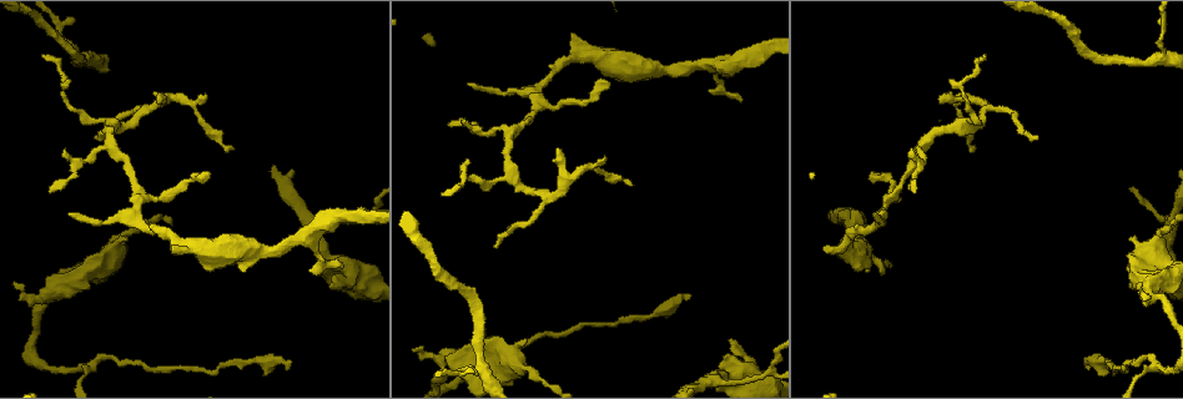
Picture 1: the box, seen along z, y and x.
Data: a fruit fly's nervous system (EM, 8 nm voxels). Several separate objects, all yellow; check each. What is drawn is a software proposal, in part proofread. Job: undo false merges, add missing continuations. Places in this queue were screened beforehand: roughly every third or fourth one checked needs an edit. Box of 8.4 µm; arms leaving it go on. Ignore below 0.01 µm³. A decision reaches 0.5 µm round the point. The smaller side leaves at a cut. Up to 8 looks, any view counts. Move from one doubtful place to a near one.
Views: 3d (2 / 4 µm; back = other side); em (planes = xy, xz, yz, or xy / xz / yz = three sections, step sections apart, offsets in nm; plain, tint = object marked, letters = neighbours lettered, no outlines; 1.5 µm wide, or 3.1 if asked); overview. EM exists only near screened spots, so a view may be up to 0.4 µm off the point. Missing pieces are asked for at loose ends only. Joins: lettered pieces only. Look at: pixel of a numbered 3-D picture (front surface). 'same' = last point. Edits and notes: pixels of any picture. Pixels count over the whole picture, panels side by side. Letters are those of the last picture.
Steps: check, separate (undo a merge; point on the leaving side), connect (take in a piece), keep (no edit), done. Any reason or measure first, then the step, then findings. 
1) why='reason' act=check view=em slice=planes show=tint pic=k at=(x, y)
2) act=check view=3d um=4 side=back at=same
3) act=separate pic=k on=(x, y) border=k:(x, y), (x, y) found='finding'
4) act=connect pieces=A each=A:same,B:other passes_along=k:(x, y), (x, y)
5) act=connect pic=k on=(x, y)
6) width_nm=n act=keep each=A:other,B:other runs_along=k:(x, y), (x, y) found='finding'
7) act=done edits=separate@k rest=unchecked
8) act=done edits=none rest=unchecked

why='branch stops here' act=check view=em slice=xz step=4 show=tint pic=1 at=(1130, 241)

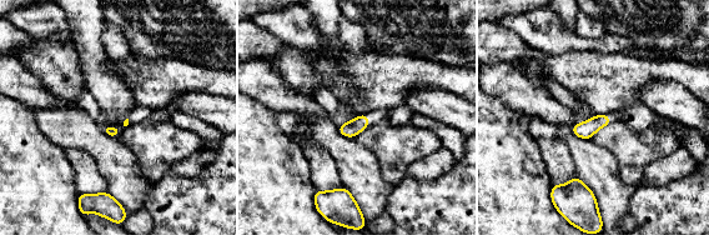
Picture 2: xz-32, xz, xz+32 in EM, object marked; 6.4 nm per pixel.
act=check view=em slice=planes show=letters at=same

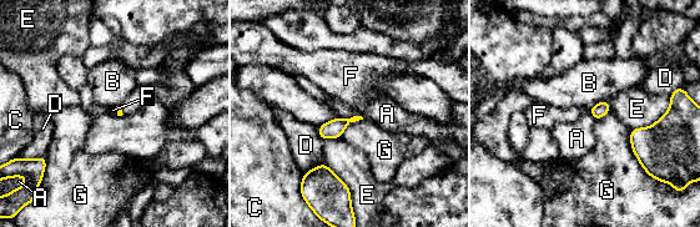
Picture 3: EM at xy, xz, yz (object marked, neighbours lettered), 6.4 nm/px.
act=keep each=A:other,B:other,C:other,D:other,E:other,F:other,G:other border=3:(338, 116), (363, 117) found='no lettered piece goes on from it'

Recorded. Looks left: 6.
why='tapers out' act=check view=3d um=2 side=back pic=1 at=(466, 123)

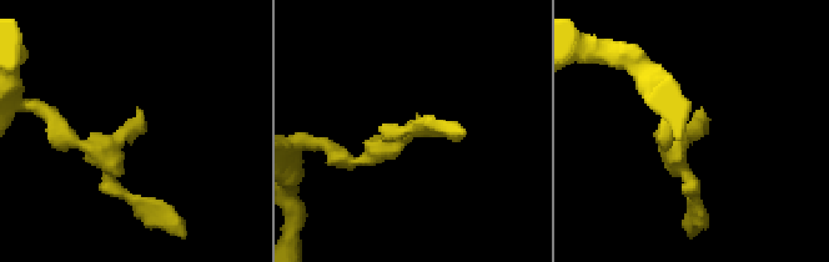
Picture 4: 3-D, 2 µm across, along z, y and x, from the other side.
act=check view=em slice=xz step=8 show=letters pic=4 at=(701, 108)

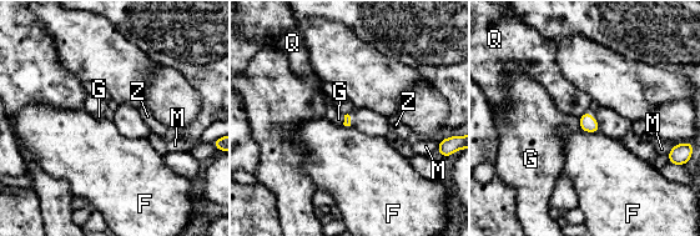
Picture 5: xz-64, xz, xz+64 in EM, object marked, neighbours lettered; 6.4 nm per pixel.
act=keep each=F:other,G:other,M:other,Q:other,Z:other found='none of them fits'

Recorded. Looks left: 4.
why='four or more arms meet' act=check view=em slice=planes show=tint pic=1 at=(139, 197)

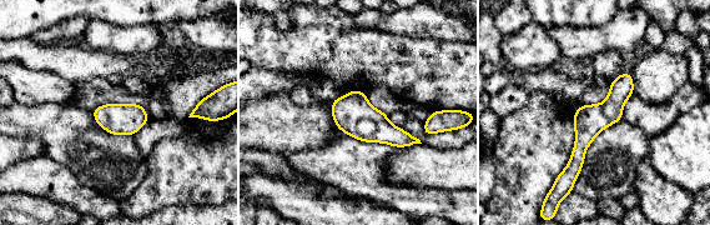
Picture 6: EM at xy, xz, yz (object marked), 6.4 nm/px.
act=check view=em slice=planes show=letters at=same

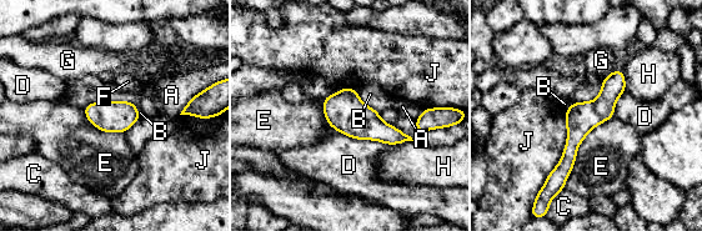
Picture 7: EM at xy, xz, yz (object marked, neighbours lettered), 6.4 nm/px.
longest_contact=E:550nm act=keep each=A:other,B:other,C:other,D:other,E:other,F:other,G:other,H:other,J:other runs_along=7:(620, 74), (577, 129), (561, 181) found='continuous, no second cell'

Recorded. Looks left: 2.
act=done edits=none rest=unchecked

